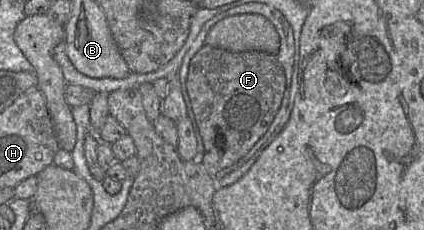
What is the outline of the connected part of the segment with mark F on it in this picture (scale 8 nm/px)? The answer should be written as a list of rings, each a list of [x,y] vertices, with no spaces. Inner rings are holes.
[[[204,44],[190,61],[186,88],[204,145],[200,162],[207,173],[214,177],[220,170],[245,156],[266,133],[284,96],[285,74],[273,54],[262,51],[233,52]]]

